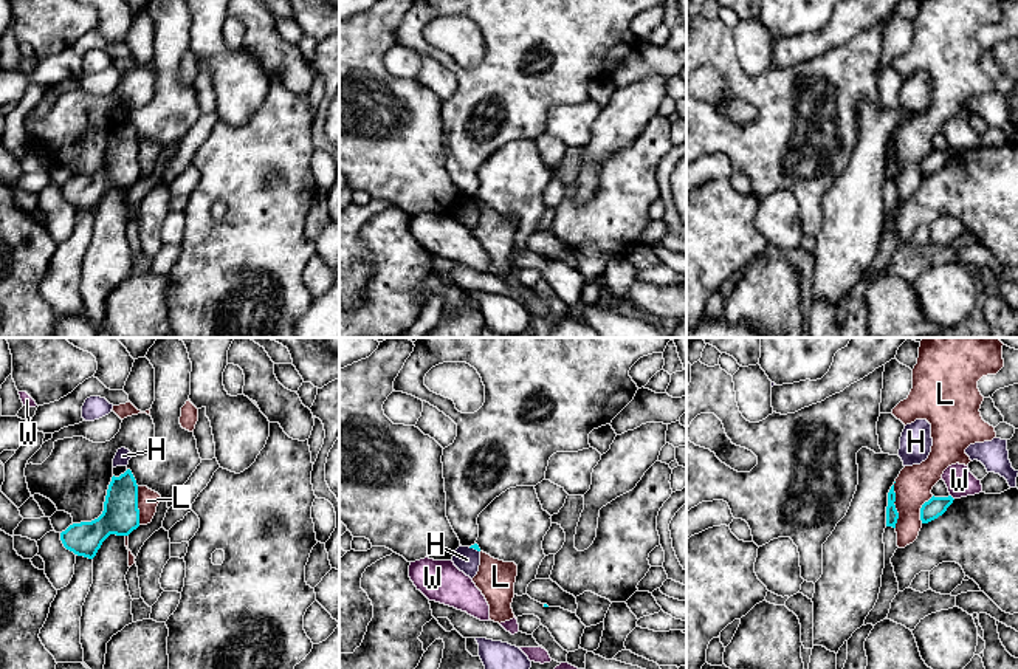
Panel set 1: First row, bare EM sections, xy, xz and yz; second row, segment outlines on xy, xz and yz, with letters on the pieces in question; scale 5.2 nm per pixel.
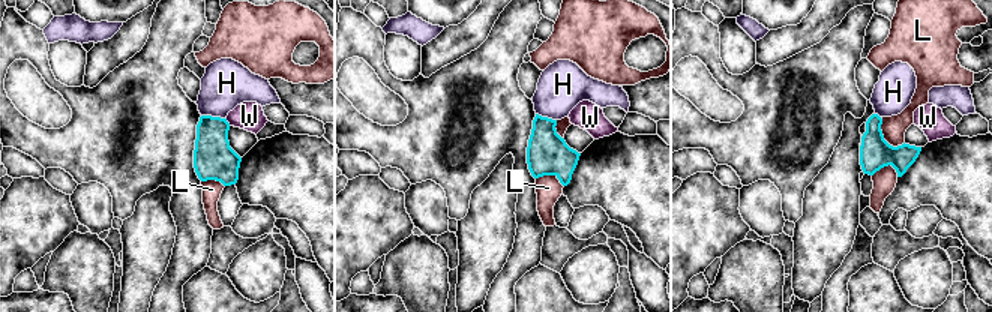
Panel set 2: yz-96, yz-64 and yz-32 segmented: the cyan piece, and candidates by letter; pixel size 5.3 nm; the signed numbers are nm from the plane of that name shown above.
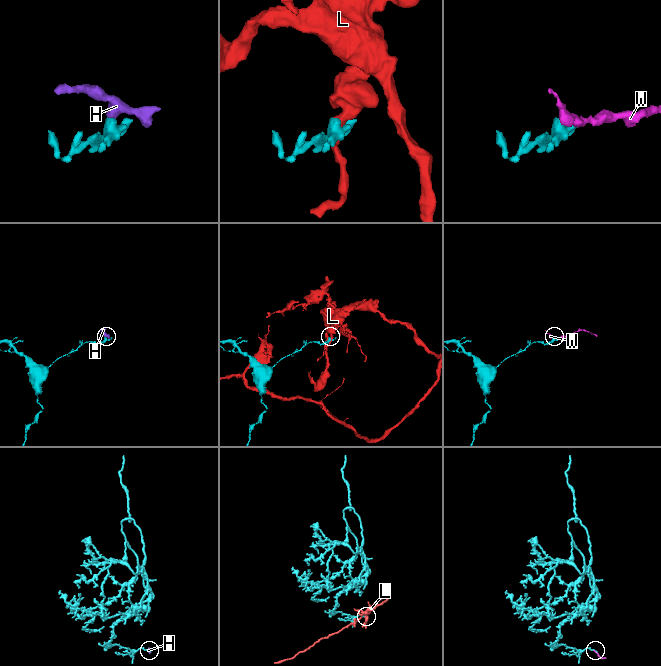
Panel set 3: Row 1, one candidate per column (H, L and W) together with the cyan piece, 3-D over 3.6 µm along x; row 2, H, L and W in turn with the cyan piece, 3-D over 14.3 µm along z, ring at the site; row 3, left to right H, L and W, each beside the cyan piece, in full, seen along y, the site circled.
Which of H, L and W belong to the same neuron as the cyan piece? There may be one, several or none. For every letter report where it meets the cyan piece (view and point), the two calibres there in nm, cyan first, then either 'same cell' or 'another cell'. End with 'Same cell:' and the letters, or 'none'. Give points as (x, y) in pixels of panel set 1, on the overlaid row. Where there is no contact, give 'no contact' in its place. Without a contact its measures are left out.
H: meets cyan in xz at (474, 548); 30 nm thick on the cyan side, 130 nm on the other; another cell
L: meets cyan in yz at (894, 505); 60 nm thick on the cyan side, 190 nm on the other; another cell
W: meets cyan in yz at (952, 497); 100 nm thick on the cyan side, 150 nm on the other; another cell
Same cell: none

